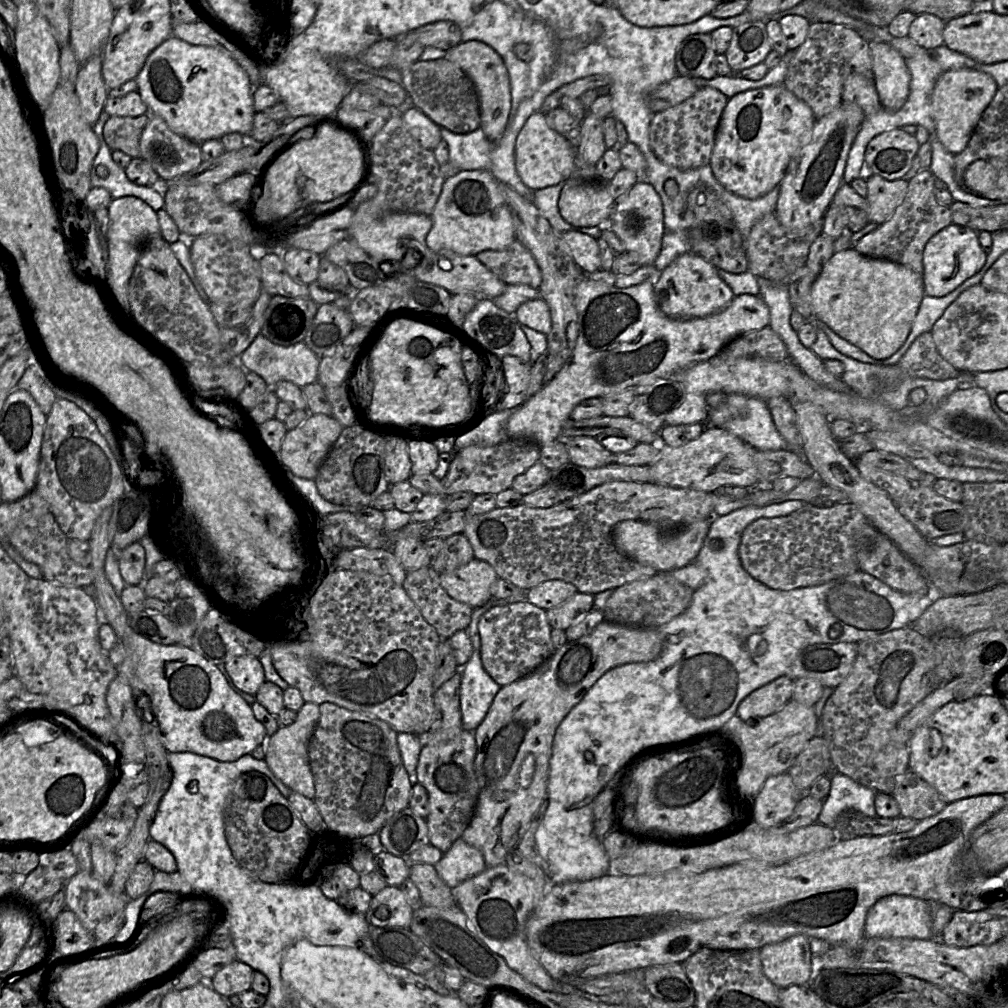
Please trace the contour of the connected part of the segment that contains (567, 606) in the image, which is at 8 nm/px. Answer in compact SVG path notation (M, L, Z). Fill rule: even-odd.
M577 592L561 605L546 611L547 621L552 629L566 631L593 609L594 595Z

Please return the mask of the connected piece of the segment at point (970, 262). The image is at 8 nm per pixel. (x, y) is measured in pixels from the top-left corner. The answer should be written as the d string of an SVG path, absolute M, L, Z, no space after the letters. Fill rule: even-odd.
M950 224L933 235L923 251L923 285L928 296L943 297L968 278L979 272L984 266L987 254L982 249L978 232L956 224Z

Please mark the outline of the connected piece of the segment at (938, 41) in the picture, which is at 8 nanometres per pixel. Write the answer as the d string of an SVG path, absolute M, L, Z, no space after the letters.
M919 14L911 23L907 36L925 49L934 49L944 45L945 22L933 14Z

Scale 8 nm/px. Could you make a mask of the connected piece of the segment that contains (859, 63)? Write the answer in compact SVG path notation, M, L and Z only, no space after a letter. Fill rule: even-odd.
M812 22L805 42L795 50L790 60L783 84L811 107L816 119L820 119L842 104L844 82L851 73L874 79L869 41L863 39L856 30L842 24Z

